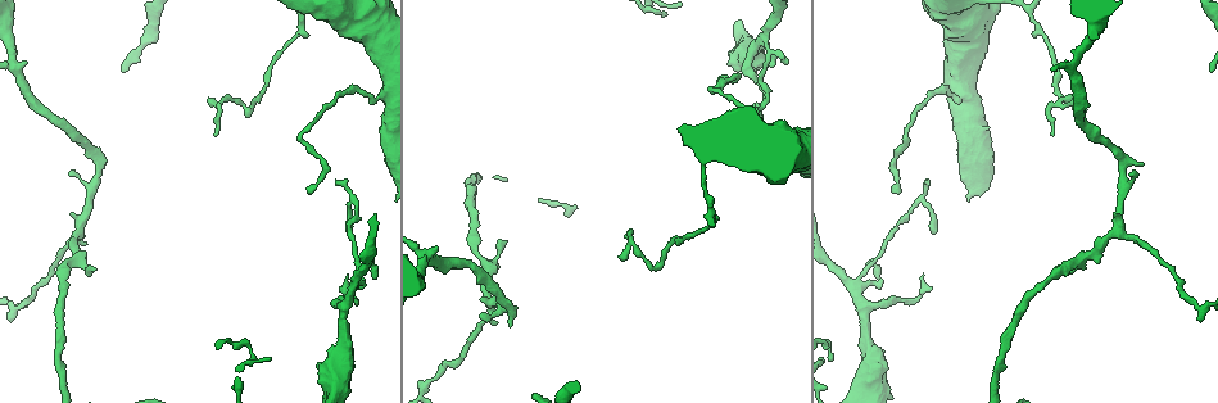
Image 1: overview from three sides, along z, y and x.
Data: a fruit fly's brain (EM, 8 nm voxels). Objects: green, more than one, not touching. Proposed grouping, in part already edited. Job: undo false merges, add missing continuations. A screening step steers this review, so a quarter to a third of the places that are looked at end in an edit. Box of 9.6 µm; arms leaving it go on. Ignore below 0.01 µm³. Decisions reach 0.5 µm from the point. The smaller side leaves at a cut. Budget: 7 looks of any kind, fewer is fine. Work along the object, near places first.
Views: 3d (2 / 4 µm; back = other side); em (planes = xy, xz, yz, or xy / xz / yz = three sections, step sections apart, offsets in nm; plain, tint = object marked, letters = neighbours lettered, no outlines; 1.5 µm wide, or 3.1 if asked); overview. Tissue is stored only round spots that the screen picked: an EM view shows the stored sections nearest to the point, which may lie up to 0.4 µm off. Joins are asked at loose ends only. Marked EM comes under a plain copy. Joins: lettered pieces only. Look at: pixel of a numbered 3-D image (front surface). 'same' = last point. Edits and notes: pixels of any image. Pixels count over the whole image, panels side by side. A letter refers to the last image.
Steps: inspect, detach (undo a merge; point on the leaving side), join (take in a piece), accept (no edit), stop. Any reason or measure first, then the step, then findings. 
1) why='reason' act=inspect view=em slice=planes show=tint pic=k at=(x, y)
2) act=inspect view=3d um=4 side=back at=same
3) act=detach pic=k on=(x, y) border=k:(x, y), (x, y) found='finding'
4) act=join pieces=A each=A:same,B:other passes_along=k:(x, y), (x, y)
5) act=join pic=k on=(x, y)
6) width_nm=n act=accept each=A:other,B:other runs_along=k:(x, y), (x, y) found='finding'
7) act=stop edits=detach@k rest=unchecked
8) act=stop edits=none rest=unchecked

why='branch stops here' act=inspect view=3d um=2 pic=1 at=(209, 98)

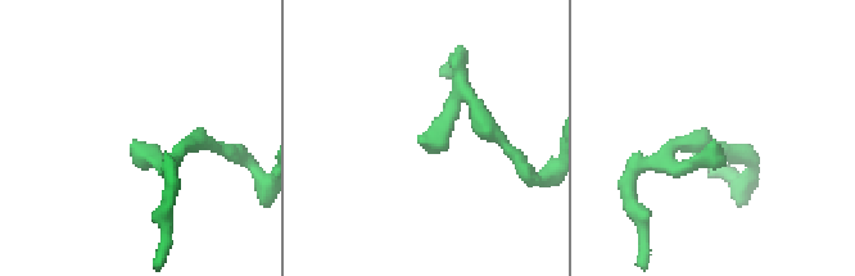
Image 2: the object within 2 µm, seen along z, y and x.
act=inspect view=em slice=planes show=letters pic=2 at=(419, 137)

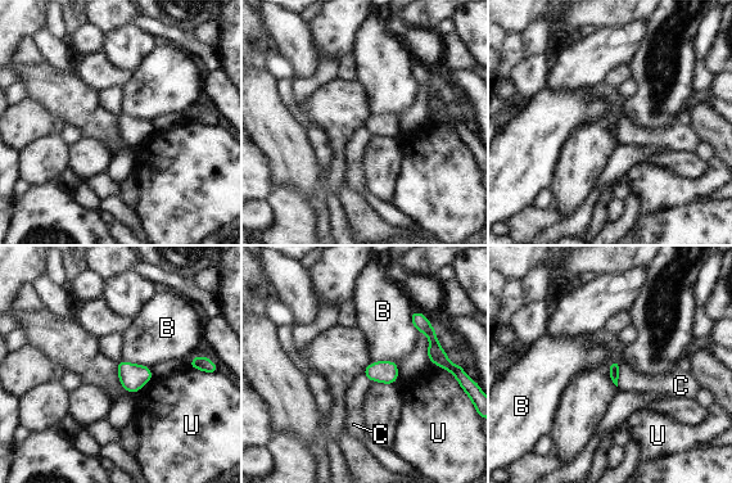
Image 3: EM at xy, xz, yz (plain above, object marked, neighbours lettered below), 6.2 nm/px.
width_nm=80 longest_contact=U:260nm act=accept each=B:other,C:other,U:other found='no lettered piece goes on from it'

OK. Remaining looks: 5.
why='free end' act=inspect view=em slice=yz step=4 show=tint pic=1 at=(91, 267)

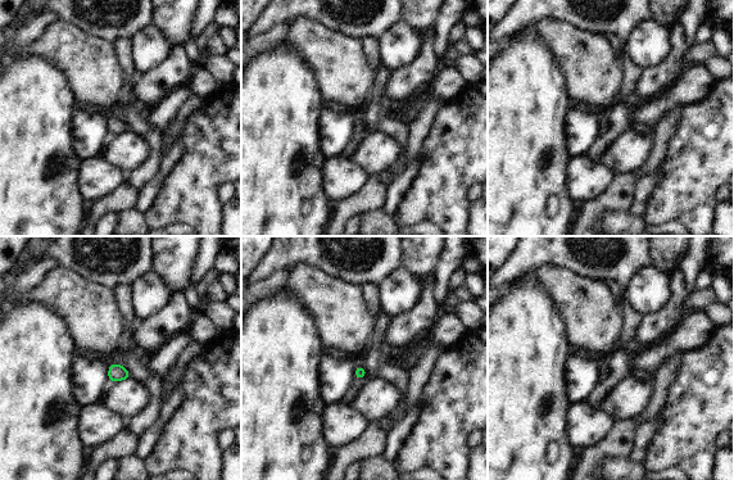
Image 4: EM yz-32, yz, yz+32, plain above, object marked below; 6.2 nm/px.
why='another direction' act=inspect view=em slice=planes show=tint at=same

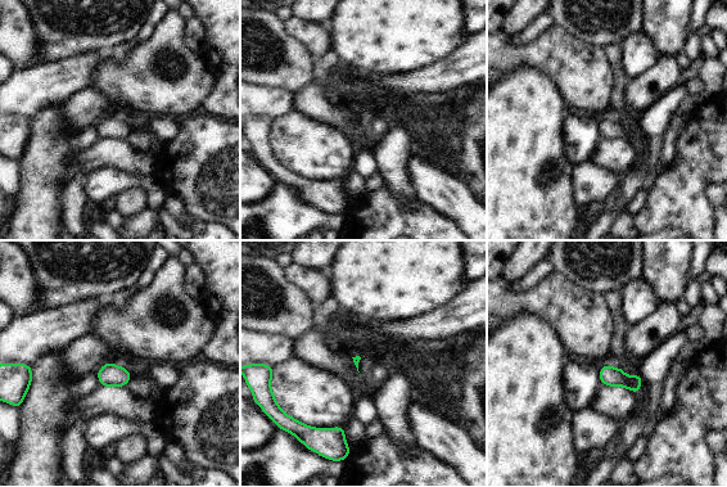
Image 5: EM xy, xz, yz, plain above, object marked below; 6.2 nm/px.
why='see the neighbours' act=inspect view=em slice=planes show=letters at=same

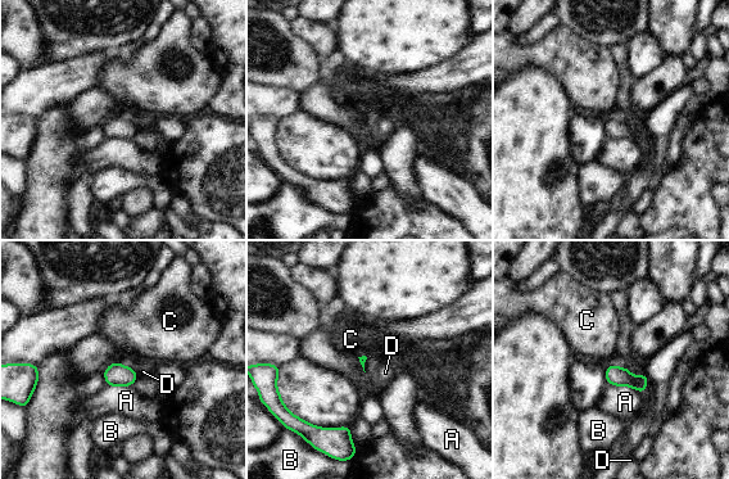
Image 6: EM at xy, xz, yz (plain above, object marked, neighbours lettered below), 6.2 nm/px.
longest_contact=A:260nm act=accept each=A:other,B:other,C:other,D:other border=6:(136, 370), (136, 380), (131, 385) found='no lettered piece goes on from it'

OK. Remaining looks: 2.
why='free end' act=inspect view=em slice=planes show=letters pic=1 at=(758, 105)

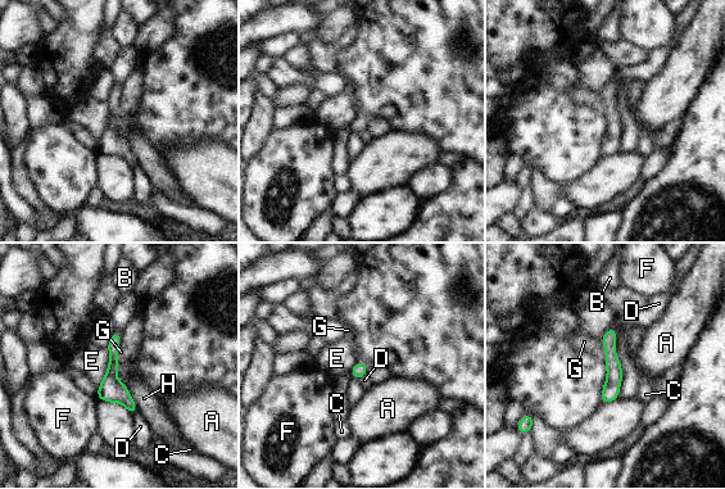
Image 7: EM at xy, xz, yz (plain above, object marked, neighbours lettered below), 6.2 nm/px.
act=accept each=A:other,B:other,C:other,D:other,E:other,F:other,G:other,H:other found='none of them fits'

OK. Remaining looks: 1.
act=stop edits=none rest=unchecked

